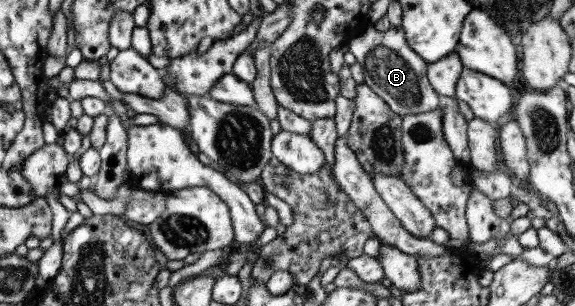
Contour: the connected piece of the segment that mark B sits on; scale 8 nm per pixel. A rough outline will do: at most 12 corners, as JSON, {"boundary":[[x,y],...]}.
{"boundary":[[401,28],[346,43],[363,83],[394,114],[430,112],[428,63]]}

